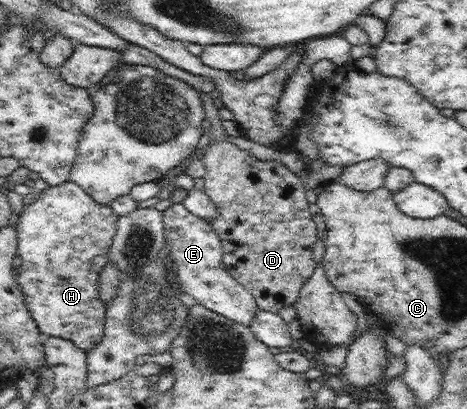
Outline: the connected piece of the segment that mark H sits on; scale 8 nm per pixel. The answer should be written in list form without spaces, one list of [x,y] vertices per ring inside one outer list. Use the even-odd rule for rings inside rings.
[[[65,181],[60,185],[49,186],[41,192],[36,193],[36,198],[33,203],[26,204],[19,213],[19,218],[17,221],[17,255],[21,257],[22,264],[18,266],[18,274],[16,279],[22,293],[24,294],[24,301],[28,311],[32,314],[34,321],[37,323],[38,329],[42,334],[54,337],[63,337],[68,341],[72,341],[76,347],[82,349],[84,352],[92,350],[93,346],[100,343],[101,337],[104,335],[105,330],[105,311],[106,308],[103,306],[103,301],[99,296],[99,275],[104,269],[104,266],[109,260],[109,251],[111,245],[113,244],[113,237],[117,232],[117,221],[119,215],[114,213],[112,208],[108,205],[102,205],[98,201],[94,201],[90,197],[89,193],[86,193],[79,185],[76,185],[73,181]]]

